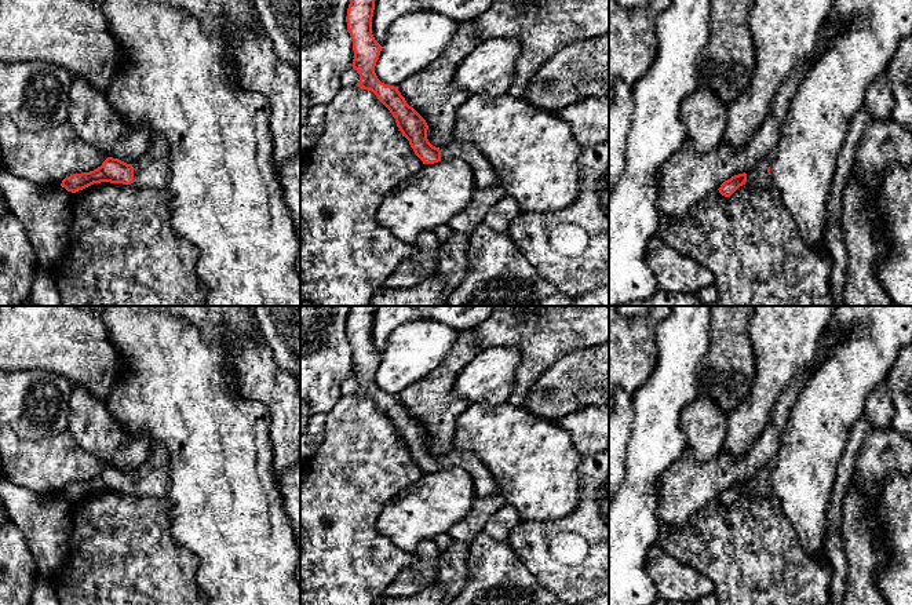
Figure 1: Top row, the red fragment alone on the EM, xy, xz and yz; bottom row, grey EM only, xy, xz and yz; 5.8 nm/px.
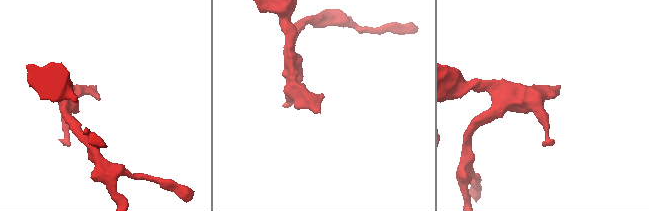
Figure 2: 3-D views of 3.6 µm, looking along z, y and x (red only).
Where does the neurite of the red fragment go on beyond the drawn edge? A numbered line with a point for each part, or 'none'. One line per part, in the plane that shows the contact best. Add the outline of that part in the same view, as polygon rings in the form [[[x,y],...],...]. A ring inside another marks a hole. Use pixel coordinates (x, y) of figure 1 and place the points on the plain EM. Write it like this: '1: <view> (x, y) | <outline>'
1: xy (152, 478) | [[[152,445],[149,459],[134,475],[134,491],[131,495],[136,498],[165,498],[169,485],[169,456],[160,445]]]

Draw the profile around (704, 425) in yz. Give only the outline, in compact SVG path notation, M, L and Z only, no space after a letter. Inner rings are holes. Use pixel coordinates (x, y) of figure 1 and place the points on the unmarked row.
M697 394L697 398L686 405L681 413L681 429L686 437L686 449L690 449L698 462L707 462L723 451L727 435L727 415L711 397Z

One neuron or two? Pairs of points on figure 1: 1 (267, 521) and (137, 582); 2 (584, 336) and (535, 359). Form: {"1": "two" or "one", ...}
{"1": "two", "2": "one"}

